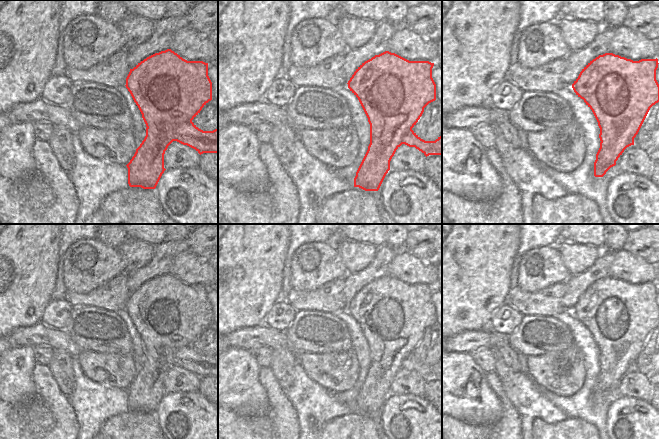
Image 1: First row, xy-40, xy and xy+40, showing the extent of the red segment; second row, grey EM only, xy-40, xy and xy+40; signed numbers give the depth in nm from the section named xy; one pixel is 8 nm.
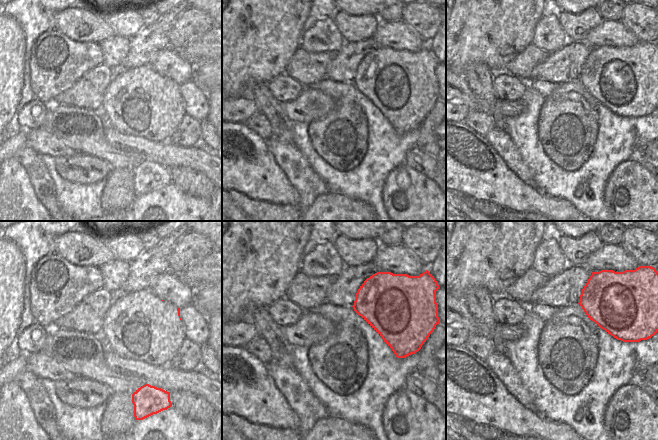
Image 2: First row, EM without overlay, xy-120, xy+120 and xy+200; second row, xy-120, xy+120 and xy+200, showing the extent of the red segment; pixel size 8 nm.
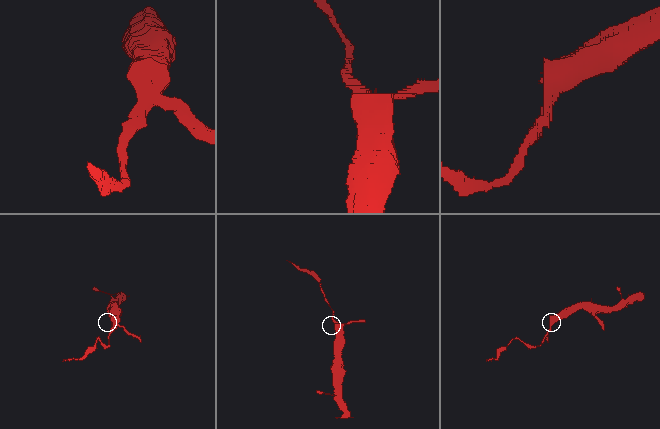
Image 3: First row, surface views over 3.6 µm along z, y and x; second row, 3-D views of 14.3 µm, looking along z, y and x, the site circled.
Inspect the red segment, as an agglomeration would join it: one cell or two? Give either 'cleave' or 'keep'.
cleave

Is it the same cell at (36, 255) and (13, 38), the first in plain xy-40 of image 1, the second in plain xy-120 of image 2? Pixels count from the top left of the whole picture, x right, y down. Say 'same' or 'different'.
same

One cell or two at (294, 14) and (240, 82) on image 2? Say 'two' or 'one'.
one

